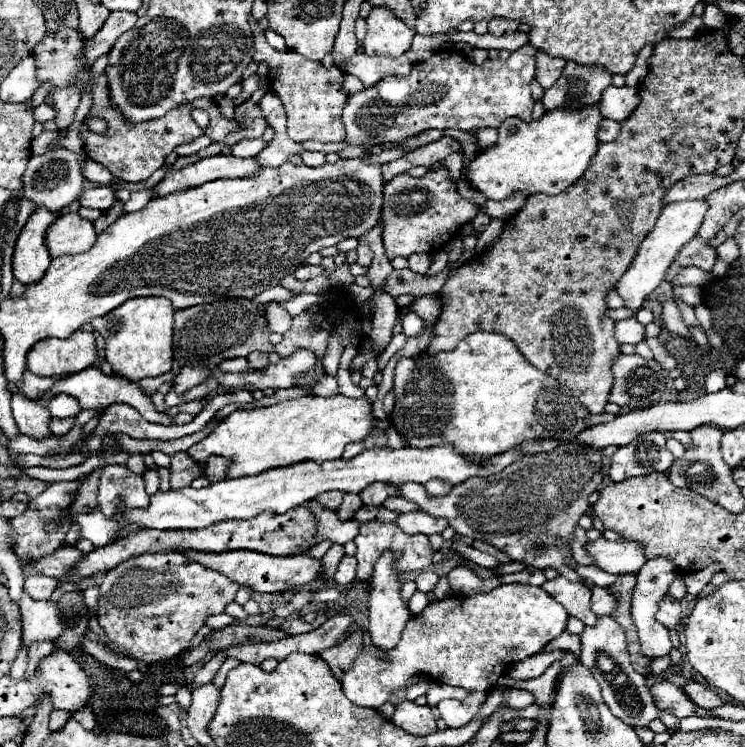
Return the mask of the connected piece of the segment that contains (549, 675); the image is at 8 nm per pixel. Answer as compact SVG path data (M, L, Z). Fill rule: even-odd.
M565 653L565 657L557 663L553 663L541 677L535 677L533 681L515 681L513 687L519 687L519 689L525 689L525 691L531 691L533 693L533 703L543 707L545 711L551 707L551 693L555 691L555 681L557 681L557 675L561 673L563 667L567 665L573 665L577 661L577 657L573 653Z

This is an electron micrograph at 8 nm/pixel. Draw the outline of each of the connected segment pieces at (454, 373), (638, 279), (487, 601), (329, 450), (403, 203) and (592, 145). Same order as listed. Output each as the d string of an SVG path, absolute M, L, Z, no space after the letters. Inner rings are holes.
M487 331L471 333L459 343L455 351L441 351L437 355L429 355L427 351L423 351L415 357L401 359L395 367L393 393L395 409L391 413L391 423L407 445L433 447L441 445L443 441L453 445L459 453L477 459L499 455L515 445L521 445L527 439L571 439L585 427L617 417L609 413L591 415L565 385L533 367L511 339Z
M685 201L685 203L669 203L663 207L663 213L659 215L653 231L641 241L639 251L635 255L635 259L631 261L629 269L623 273L623 277L617 281L617 291L625 301L625 307L631 311L639 311L643 307L643 301L649 297L651 291L655 291L661 281L665 279L665 273L669 269L669 265L673 263L677 251L689 243L697 229L703 223L703 215L707 211L707 203L705 201Z
M499 585L489 593L463 597L463 601L461 597L449 597L431 603L421 615L411 617L399 645L385 651L383 659L373 657L363 649L357 655L355 665L345 673L347 679L341 679L341 685L349 701L369 709L387 703L387 697L395 689L405 687L415 674L426 675L445 685L469 689L469 699L443 699L437 705L447 727L461 727L479 713L501 675L508 673L519 661L543 651L547 643L565 631L567 617L567 611L553 601L553 597L533 585Z
M313 395L279 401L269 407L233 411L203 441L189 447L187 455L199 465L205 465L211 455L227 457L231 461L231 469L225 471L227 479L237 479L245 475L259 475L275 467L289 467L301 461L323 463L339 459L347 443L363 441L373 427L375 417L371 415L371 403L367 397L351 399L337 395L323 399Z
M447 169L428 171L422 177L411 177L407 173L393 177L385 183L383 191L383 247L389 261L395 257L409 257L413 253L436 253L455 233L471 223L477 215L477 207L463 199L451 181Z
M599 103L585 107L583 111L545 111L539 121L531 123L511 117L501 123L497 143L479 151L477 157L463 169L463 177L471 183L471 187L493 201L509 199L513 193L523 193L525 197L535 193L557 195L559 191L571 187L591 163L599 147L597 131L601 119Z

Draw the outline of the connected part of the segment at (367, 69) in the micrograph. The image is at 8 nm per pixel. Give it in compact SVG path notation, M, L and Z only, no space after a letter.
M357 53L353 55L353 59L349 59L349 63L337 63L337 67L343 73L359 77L365 87L373 87L387 75L409 75L413 69L413 63L405 55L369 57L365 53Z

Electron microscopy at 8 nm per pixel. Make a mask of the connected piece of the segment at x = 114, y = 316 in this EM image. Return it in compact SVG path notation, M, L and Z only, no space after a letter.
M139 297L129 299L105 317L91 321L93 329L105 339L105 361L113 371L129 381L145 377L159 377L173 365L173 315L175 309L169 299Z

